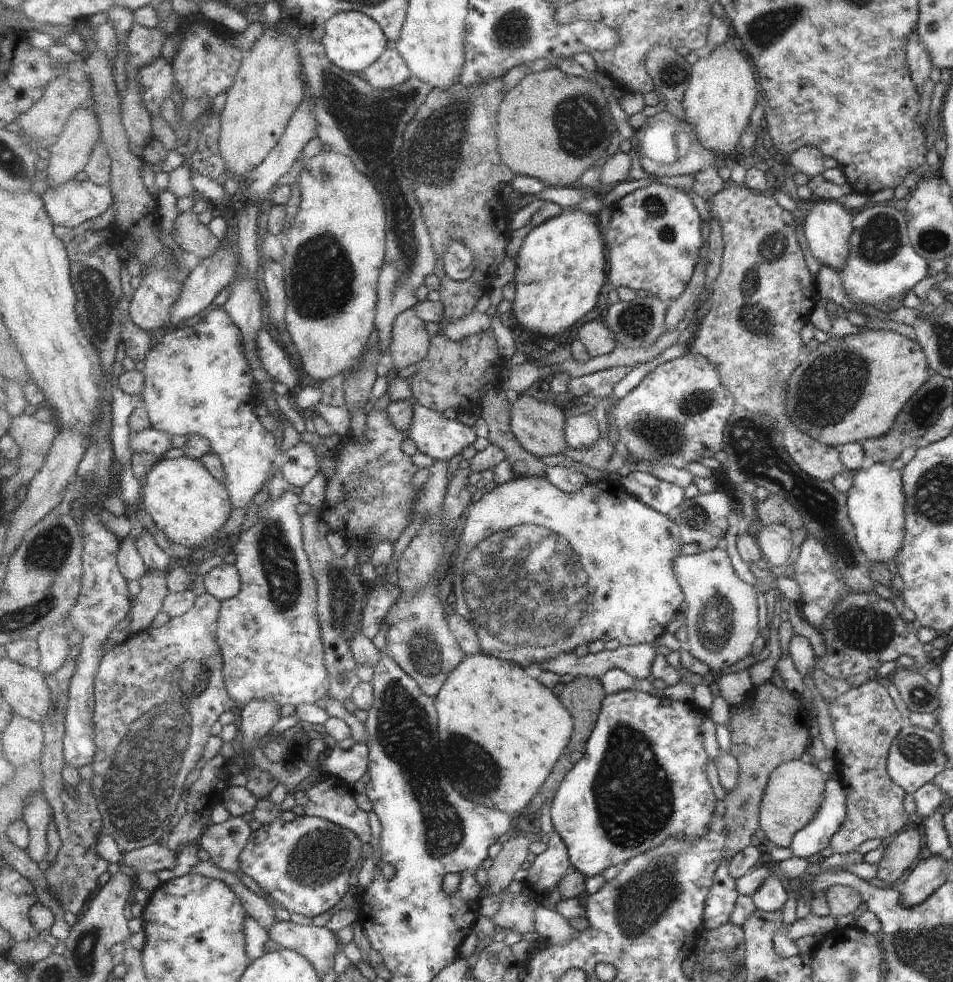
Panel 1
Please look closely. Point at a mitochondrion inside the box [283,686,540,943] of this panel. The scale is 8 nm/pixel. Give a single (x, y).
(473, 767)

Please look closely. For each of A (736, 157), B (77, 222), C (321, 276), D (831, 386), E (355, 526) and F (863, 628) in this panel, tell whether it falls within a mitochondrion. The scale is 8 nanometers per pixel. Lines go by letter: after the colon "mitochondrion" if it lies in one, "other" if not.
A: other
B: other
C: mitochondrion
D: mitochondrion
E: other
F: mitochondrion

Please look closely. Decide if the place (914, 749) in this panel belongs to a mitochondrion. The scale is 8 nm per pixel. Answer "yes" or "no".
yes

